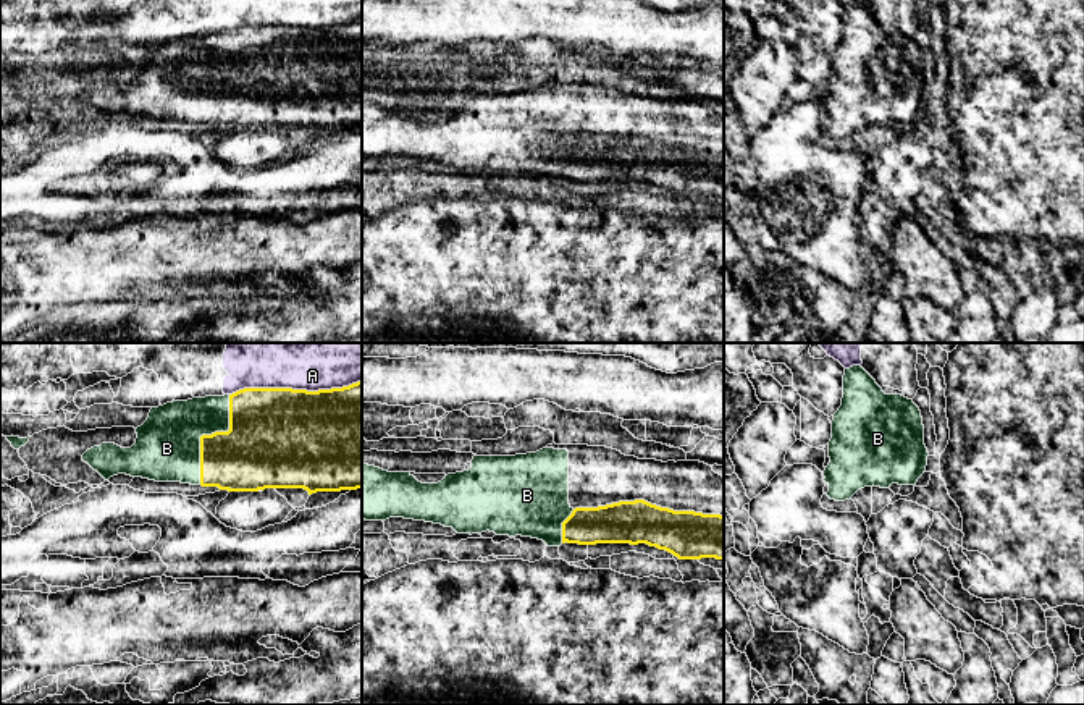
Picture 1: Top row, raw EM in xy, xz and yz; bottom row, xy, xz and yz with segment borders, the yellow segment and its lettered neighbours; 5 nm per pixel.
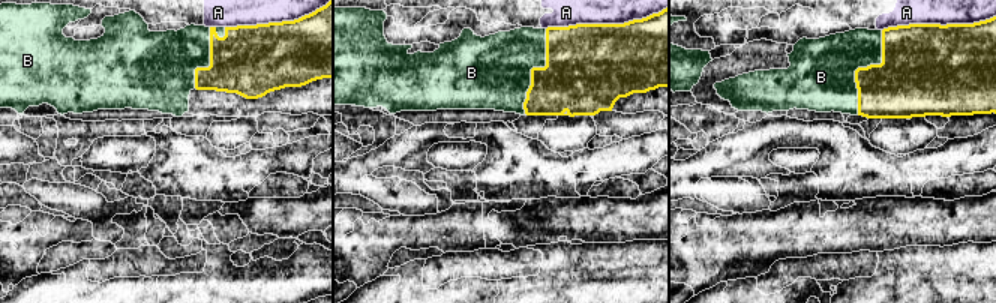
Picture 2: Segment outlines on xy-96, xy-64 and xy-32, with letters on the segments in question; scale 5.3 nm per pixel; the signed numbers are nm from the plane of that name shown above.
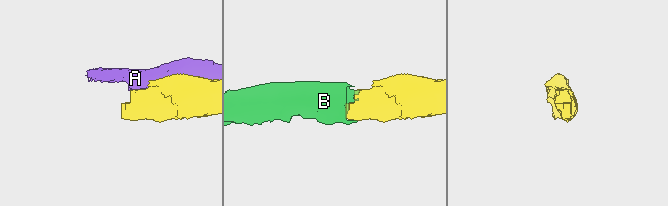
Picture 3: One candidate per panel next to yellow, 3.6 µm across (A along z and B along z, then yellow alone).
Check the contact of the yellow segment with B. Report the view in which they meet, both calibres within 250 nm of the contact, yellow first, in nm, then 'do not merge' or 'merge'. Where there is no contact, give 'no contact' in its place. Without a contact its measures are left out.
xy | 360/320 nm | merge

